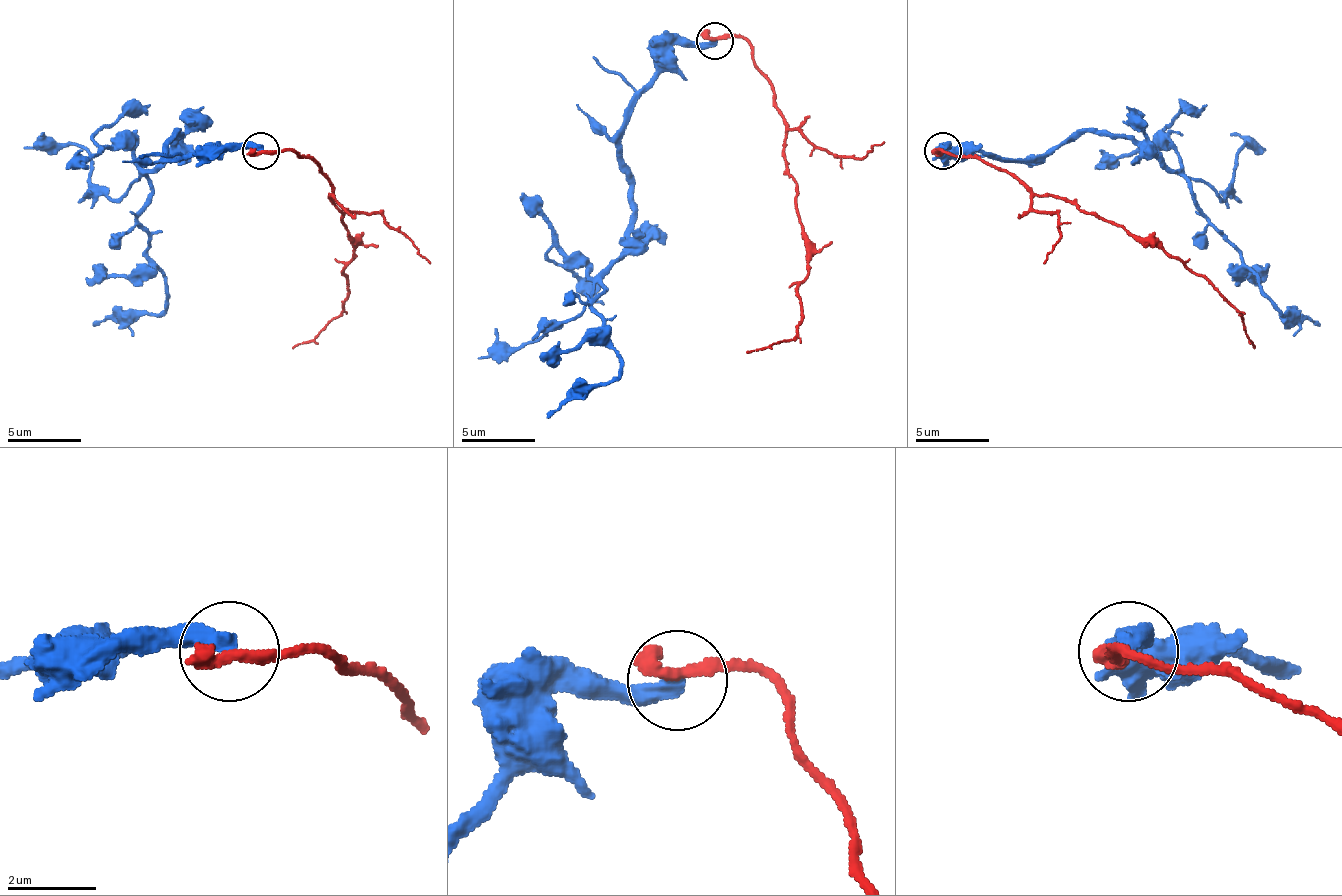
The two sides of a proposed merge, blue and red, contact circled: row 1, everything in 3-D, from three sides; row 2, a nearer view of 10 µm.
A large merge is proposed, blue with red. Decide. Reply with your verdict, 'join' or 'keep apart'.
keep apart

